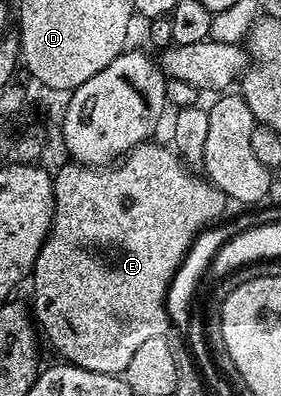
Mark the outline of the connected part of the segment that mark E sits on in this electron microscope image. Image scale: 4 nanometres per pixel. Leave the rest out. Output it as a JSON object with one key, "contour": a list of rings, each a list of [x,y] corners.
{"contour":[[[151,140],[134,147],[117,164],[111,164],[105,168],[96,166],[84,166],[81,164],[69,164],[62,166],[53,175],[54,180],[54,215],[50,224],[50,234],[44,240],[40,252],[34,261],[32,271],[32,283],[34,282],[34,302],[32,301],[32,313],[40,327],[41,333],[54,345],[54,350],[59,354],[59,359],[65,360],[69,365],[88,368],[88,372],[100,372],[101,374],[125,375],[128,363],[132,355],[142,347],[147,340],[156,340],[167,333],[171,325],[169,314],[166,311],[166,293],[169,290],[170,281],[174,273],[185,260],[190,246],[199,233],[217,223],[226,213],[228,199],[224,192],[220,192],[205,177],[197,178],[184,165],[181,158],[169,145],[157,146],[157,141]]]}

